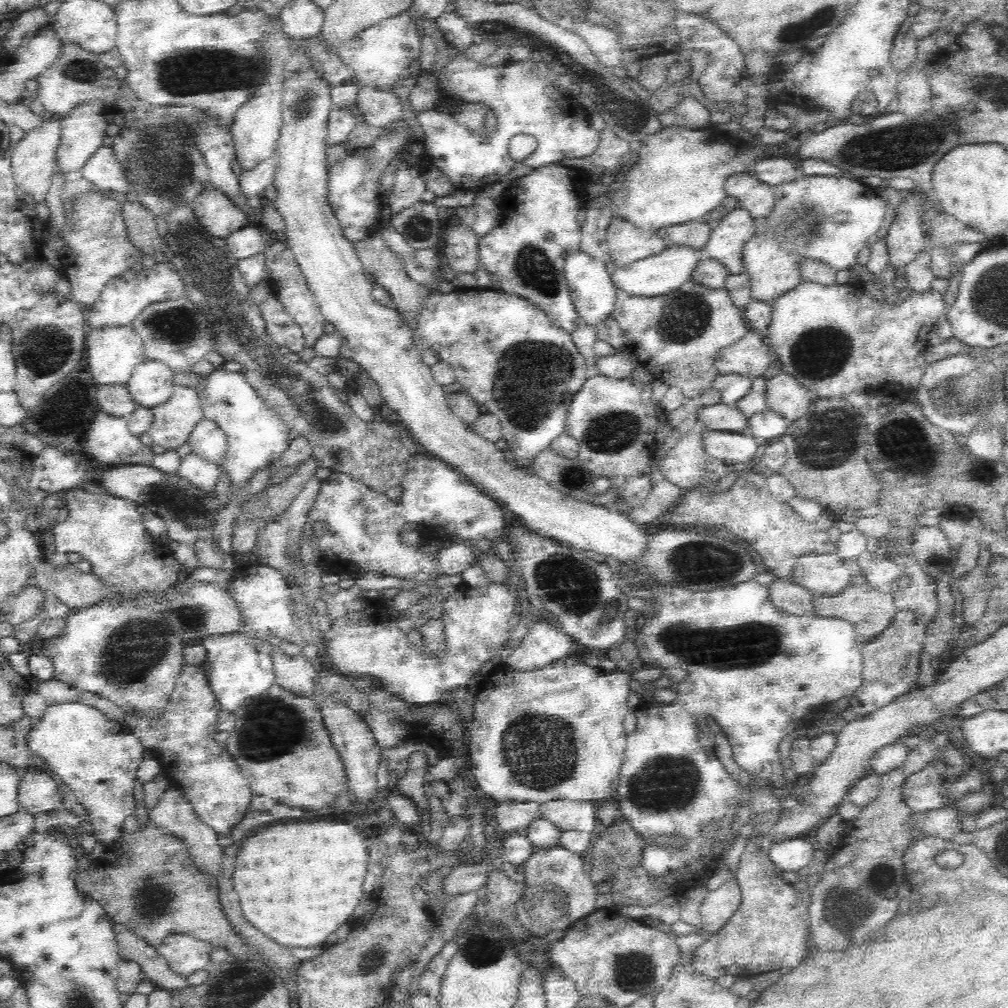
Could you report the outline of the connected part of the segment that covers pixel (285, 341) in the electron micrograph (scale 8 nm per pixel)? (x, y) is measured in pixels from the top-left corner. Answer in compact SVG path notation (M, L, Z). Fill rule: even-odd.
M273 293L260 305L262 319L264 319L266 333L279 346L286 346L291 352L300 352L305 347L303 330L293 321L285 311L282 303Z

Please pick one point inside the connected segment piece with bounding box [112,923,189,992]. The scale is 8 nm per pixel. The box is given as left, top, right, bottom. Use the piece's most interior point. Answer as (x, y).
(155, 969)

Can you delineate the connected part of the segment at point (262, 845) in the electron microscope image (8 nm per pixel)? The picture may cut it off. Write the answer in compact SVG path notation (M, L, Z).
M318 820L318 822L294 822L294 824L270 824L266 826L262 832L254 834L254 836L245 837L244 844L237 852L236 868L231 879L233 880L234 891L240 896L240 904L242 904L242 912L244 916L268 938L272 938L274 942L278 942L280 946L290 950L296 948L312 948L322 946L328 938L330 932L336 932L338 926L342 926L346 920L352 918L354 908L358 906L358 900L362 896L362 882L366 876L366 864L368 864L368 846L366 840L362 838L362 834L358 832L358 827L354 828L352 824L344 824L344 822L328 822L328 820Z

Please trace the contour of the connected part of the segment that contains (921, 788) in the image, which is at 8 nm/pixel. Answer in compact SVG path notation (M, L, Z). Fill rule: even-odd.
M933 763L911 774L901 790L904 802L913 812L926 812L944 804L942 772Z

